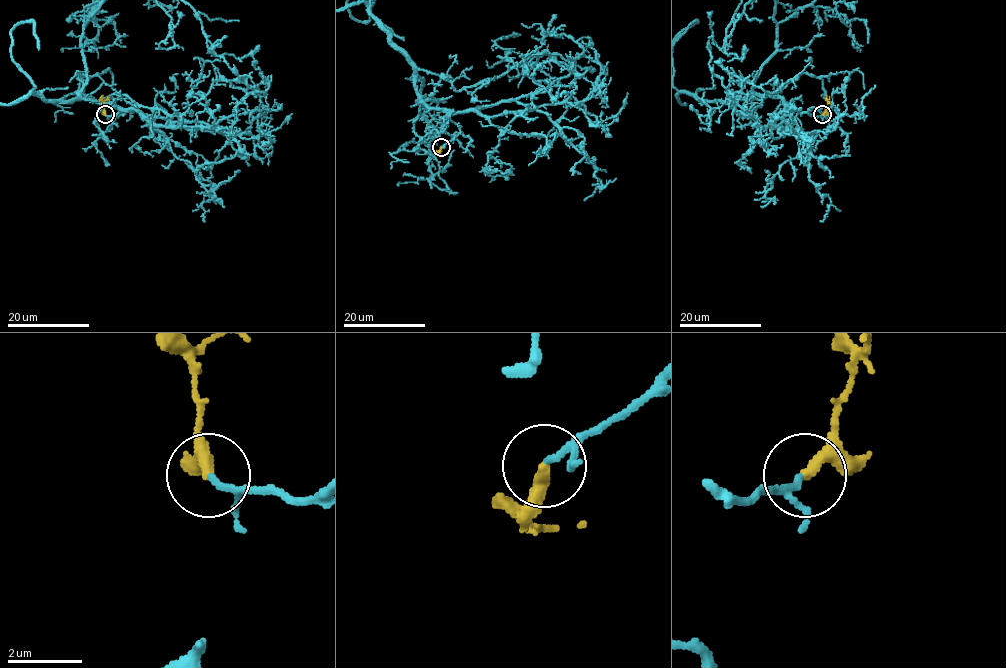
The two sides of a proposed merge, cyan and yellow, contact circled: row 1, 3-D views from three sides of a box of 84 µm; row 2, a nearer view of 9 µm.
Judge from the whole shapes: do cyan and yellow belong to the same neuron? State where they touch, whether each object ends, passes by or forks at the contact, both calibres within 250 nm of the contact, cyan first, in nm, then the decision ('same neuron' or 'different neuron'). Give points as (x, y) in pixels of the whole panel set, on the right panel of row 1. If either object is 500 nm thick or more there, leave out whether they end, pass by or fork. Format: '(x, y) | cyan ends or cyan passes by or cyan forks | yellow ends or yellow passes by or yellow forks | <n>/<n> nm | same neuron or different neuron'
(822, 114) | cyan passes by | yellow ends | 120/360 nm | same neuron

